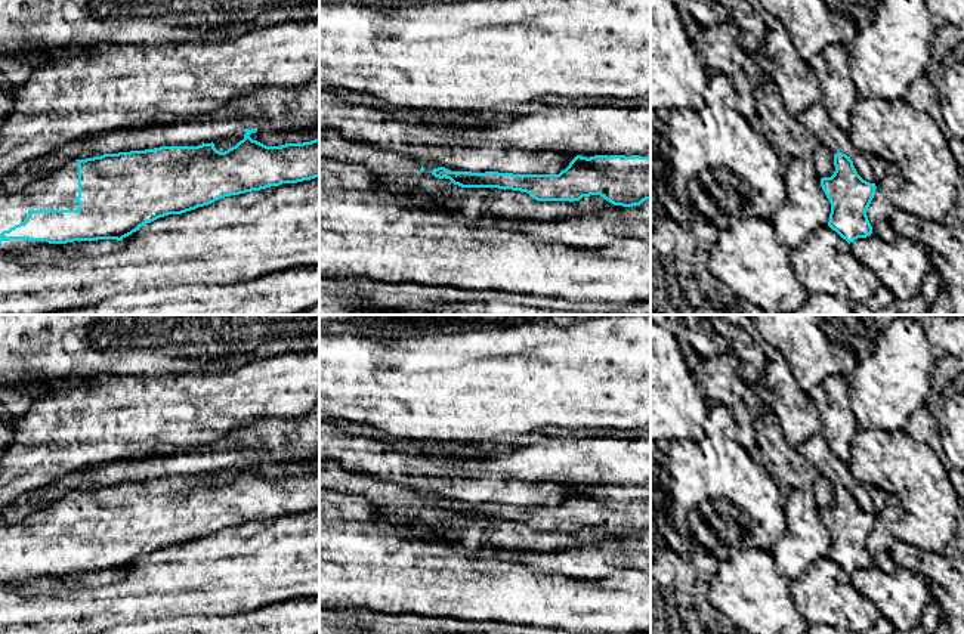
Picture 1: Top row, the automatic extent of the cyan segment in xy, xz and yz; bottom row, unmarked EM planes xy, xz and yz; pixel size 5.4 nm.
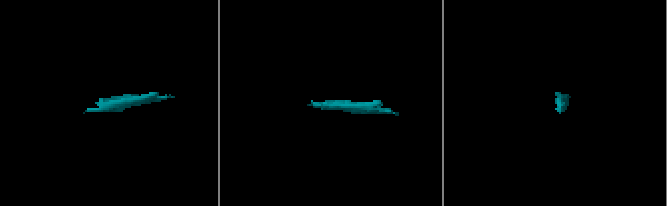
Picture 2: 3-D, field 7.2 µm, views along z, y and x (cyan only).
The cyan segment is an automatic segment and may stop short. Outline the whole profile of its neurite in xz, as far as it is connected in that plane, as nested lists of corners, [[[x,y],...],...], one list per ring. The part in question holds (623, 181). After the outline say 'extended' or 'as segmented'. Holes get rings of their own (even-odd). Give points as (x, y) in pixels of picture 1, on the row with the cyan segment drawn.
[[[577,155],[559,174],[513,174],[451,171],[433,168],[432,174],[461,188],[498,188],[529,194],[537,201],[580,201],[600,195],[614,205],[636,207],[651,200],[651,157]]] | as segmented

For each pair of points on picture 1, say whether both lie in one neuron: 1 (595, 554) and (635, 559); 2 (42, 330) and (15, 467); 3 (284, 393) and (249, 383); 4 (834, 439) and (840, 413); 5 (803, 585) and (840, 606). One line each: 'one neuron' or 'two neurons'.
1: one neuron
2: two neurons
3: one neuron
4: one neuron
5: one neuron

